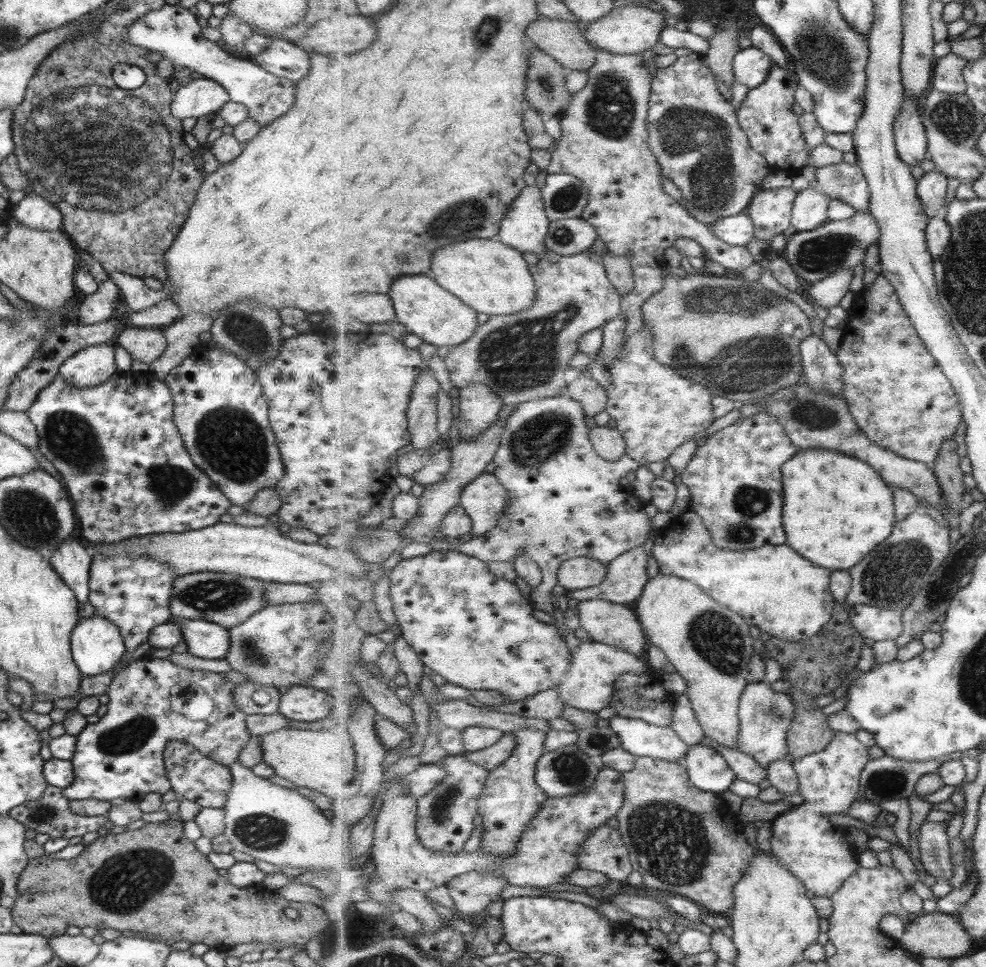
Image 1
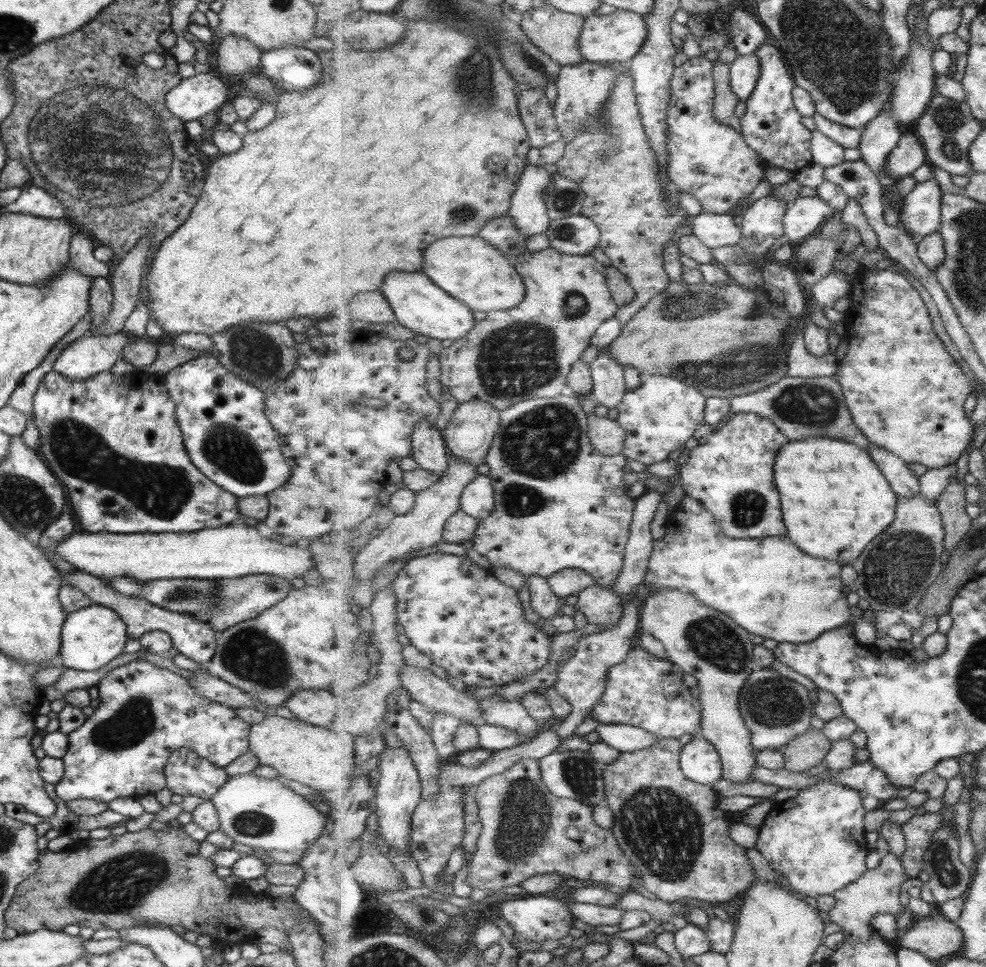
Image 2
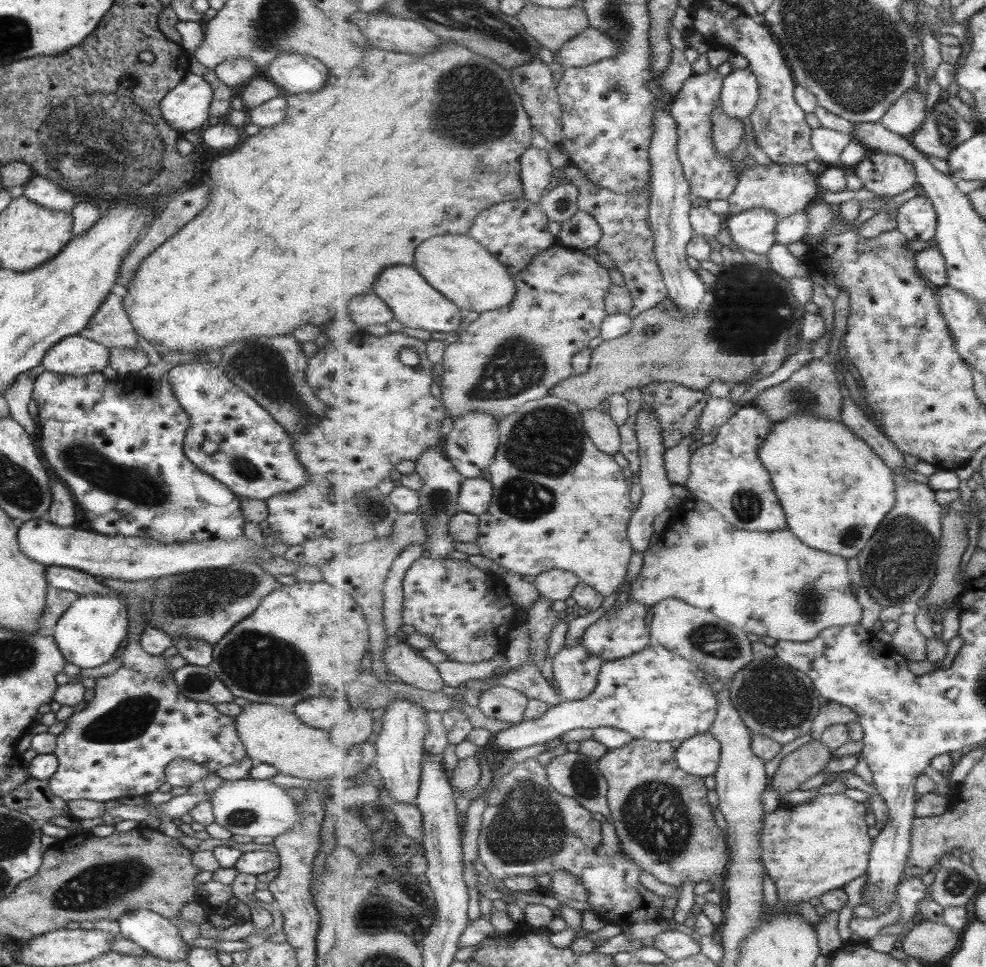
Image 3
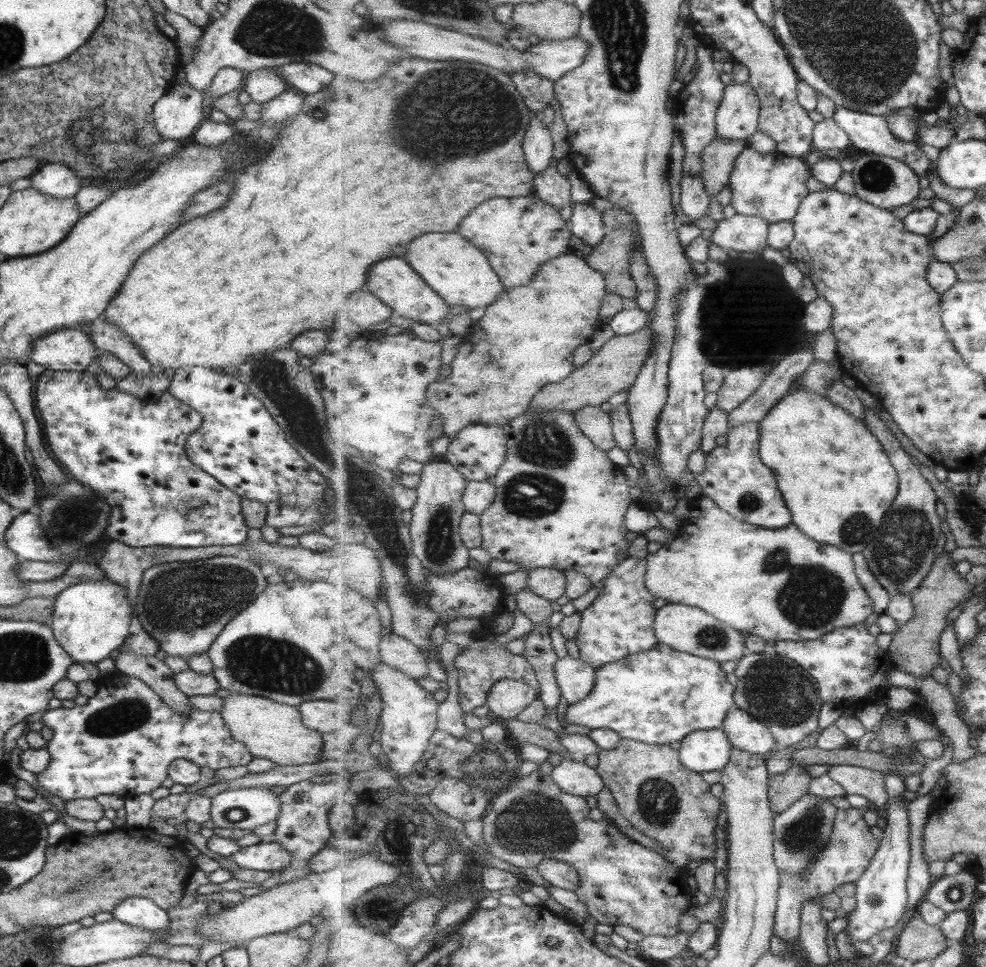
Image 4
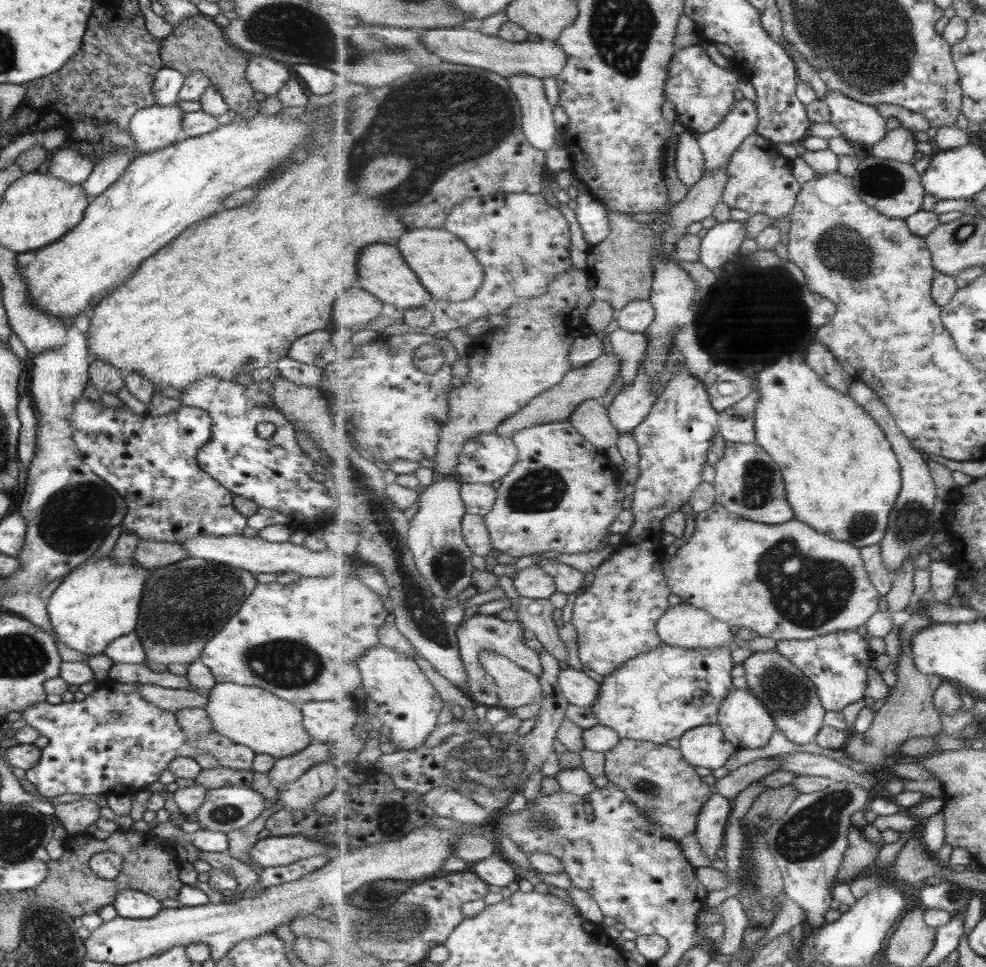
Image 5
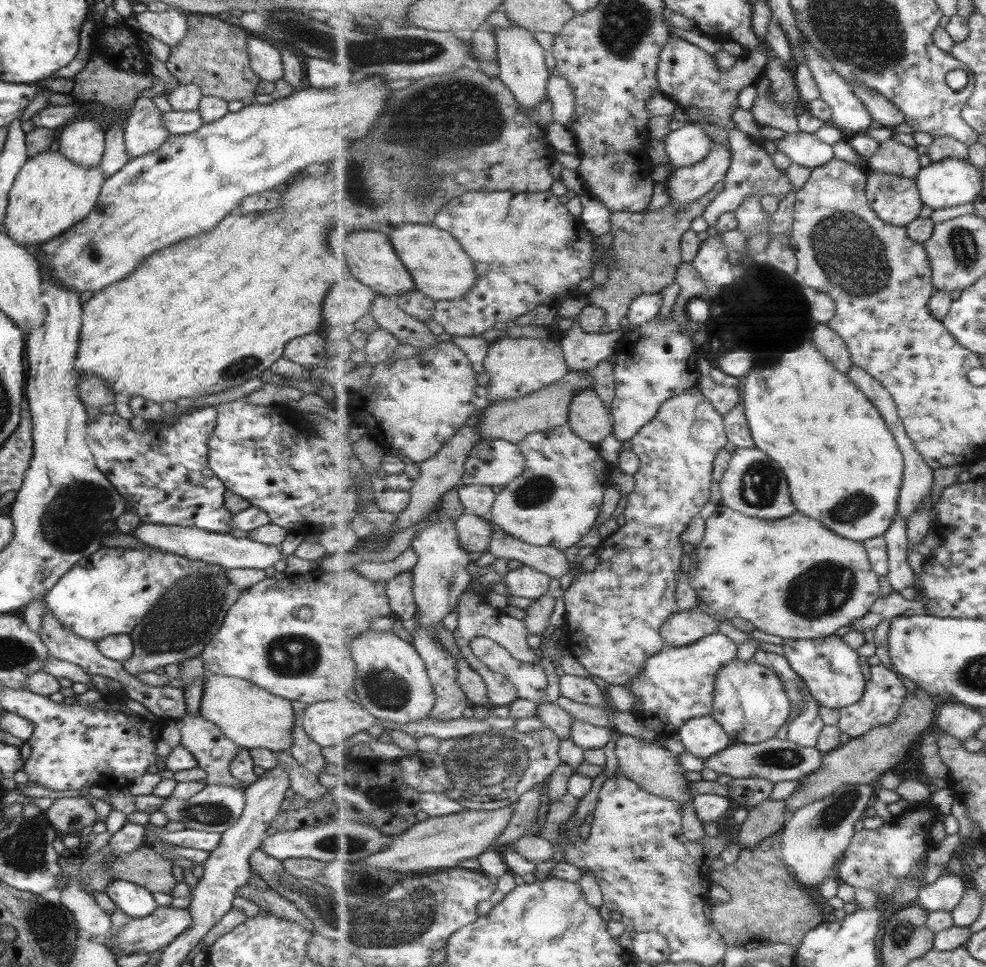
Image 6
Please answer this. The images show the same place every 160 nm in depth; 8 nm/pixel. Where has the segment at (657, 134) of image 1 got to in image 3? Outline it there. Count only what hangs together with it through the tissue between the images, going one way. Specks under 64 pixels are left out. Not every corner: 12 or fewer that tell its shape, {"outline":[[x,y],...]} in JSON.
{"outline":[[693,74],[670,108],[678,156],[697,197],[728,200],[739,166],[715,149],[724,77]]}

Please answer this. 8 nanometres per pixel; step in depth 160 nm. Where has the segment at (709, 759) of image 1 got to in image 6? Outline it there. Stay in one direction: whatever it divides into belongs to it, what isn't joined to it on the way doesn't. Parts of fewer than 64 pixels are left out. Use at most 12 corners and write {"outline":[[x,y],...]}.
{"outline":[[713,715],[687,720],[677,734],[703,760],[733,742]]}

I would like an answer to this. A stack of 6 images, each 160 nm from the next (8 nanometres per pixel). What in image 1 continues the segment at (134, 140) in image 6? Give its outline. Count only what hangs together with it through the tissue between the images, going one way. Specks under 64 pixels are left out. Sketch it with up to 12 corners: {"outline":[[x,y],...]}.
{"outline":[[196,76],[172,93],[170,113],[201,118],[216,112],[228,94]]}

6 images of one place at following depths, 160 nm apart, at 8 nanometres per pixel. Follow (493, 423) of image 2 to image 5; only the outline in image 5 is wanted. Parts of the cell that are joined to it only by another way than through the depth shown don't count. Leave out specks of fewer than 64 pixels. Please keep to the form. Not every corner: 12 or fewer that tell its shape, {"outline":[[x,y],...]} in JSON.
{"outline":[[483,432],[459,455],[461,483],[501,481],[519,460],[508,436]]}

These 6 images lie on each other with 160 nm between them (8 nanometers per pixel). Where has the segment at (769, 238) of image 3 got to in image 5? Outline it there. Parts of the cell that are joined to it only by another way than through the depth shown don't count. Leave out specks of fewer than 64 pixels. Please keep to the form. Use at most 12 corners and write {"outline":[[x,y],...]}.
{"outline":[[718,222],[702,238],[701,258],[721,266],[748,236],[746,222]]}

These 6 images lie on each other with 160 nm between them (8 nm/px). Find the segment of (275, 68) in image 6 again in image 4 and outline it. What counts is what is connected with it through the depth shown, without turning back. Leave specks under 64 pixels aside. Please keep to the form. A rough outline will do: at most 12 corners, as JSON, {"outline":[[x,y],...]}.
{"outline":[[259,68],[244,76],[251,101],[265,103],[285,91],[275,69]]}

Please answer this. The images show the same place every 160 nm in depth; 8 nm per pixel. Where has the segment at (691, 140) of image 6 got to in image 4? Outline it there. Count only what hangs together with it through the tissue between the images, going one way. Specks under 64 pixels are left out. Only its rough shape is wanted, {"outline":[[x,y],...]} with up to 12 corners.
{"outline":[[683,174],[680,208],[691,219],[707,216],[709,194],[699,177]]}

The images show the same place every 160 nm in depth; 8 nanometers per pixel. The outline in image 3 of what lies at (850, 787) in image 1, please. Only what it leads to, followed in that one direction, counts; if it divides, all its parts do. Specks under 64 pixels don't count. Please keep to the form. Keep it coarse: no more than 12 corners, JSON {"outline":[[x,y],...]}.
{"outline":[[819,792],[766,815],[778,906],[866,874],[868,803]]}

